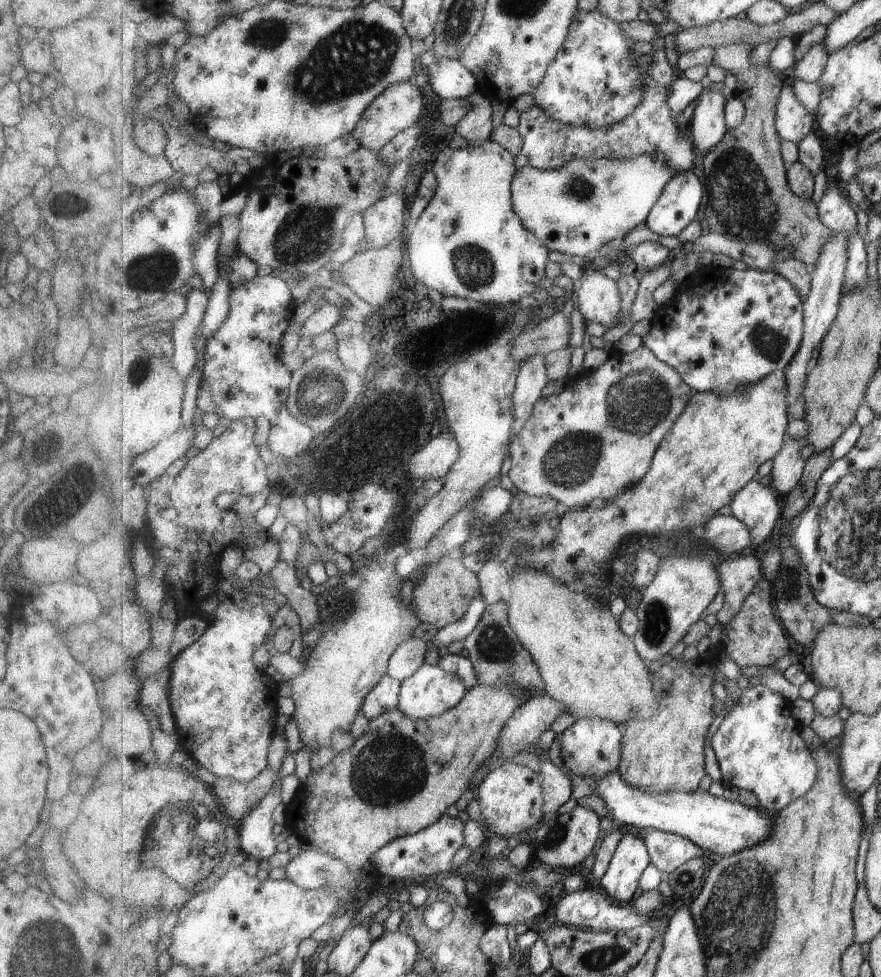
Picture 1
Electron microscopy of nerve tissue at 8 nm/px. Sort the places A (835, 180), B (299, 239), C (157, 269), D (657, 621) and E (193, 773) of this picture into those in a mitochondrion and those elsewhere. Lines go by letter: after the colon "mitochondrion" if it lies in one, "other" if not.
A: other
B: mitochondrion
C: mitochondrion
D: mitochondrion
E: other

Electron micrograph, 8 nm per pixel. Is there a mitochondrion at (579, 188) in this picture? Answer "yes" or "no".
yes

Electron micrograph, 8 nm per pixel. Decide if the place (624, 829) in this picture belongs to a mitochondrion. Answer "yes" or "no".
no

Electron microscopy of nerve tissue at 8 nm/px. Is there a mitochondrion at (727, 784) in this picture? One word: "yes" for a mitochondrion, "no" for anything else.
no

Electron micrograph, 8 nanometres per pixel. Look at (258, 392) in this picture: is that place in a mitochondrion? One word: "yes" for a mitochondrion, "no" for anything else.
no

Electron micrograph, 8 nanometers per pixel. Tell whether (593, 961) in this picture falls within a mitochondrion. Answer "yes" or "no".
yes

